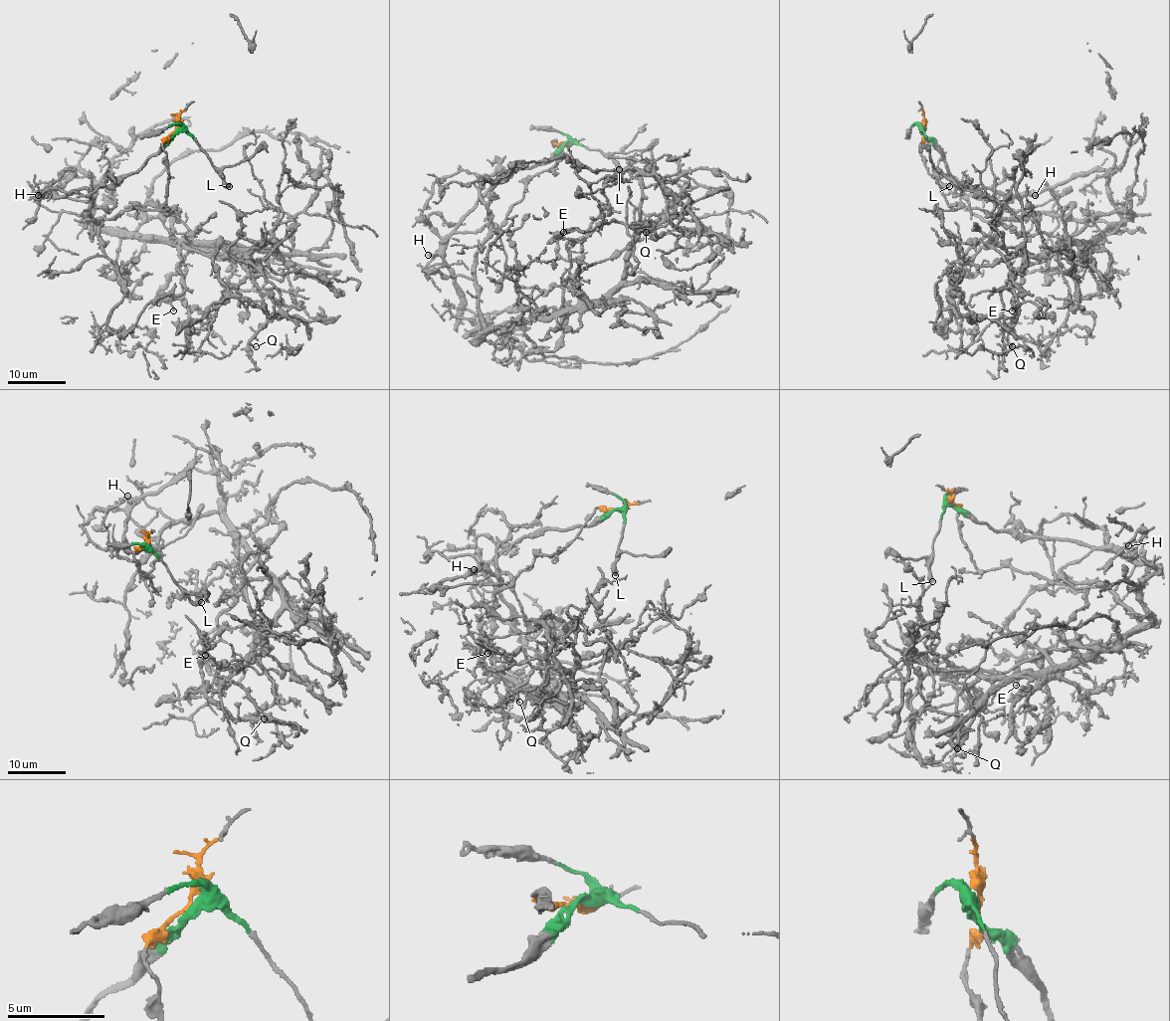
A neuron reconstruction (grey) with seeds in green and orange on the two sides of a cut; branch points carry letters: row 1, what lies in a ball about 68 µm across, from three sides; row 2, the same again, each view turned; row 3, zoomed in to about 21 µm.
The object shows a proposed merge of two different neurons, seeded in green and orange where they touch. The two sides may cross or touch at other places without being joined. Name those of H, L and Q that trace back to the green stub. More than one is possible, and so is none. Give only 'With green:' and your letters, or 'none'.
With green: H, L

